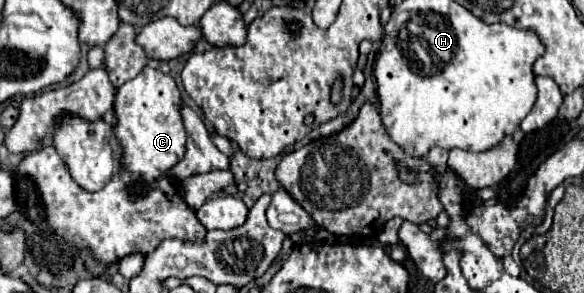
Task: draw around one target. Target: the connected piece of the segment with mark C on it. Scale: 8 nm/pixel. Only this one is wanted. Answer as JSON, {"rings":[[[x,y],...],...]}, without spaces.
{"rings":[[[144,66],[144,70],[134,80],[124,82],[116,90],[114,106],[118,106],[118,122],[112,126],[112,130],[122,148],[120,172],[112,176],[112,180],[100,192],[84,192],[84,188],[80,188],[72,180],[68,166],[62,162],[62,158],[52,146],[44,146],[24,156],[22,164],[18,164],[18,174],[34,178],[34,182],[38,184],[46,208],[46,222],[52,226],[56,234],[72,242],[76,248],[90,248],[100,264],[118,262],[118,258],[124,258],[128,254],[146,256],[148,252],[154,252],[158,244],[166,238],[178,238],[188,242],[204,240],[208,230],[200,224],[196,212],[188,208],[188,204],[184,202],[184,190],[180,188],[182,182],[172,180],[170,176],[170,170],[184,158],[186,148],[186,132],[180,116],[180,104],[182,96],[172,76],[162,74],[160,70],[154,70],[150,66]]]}

